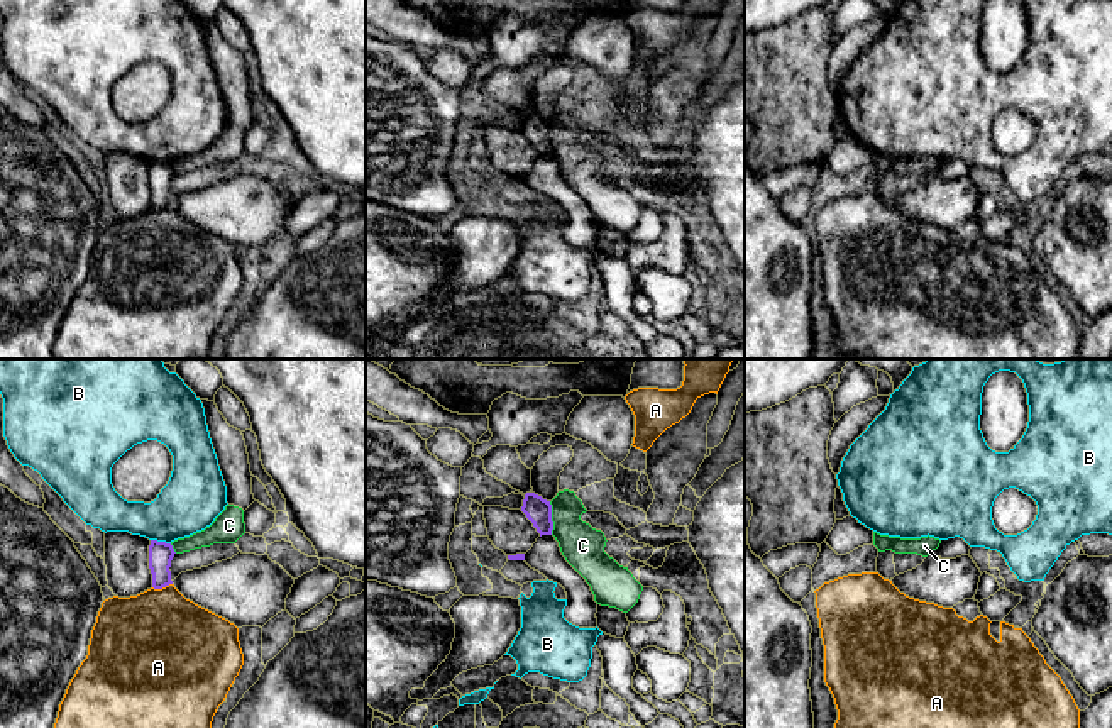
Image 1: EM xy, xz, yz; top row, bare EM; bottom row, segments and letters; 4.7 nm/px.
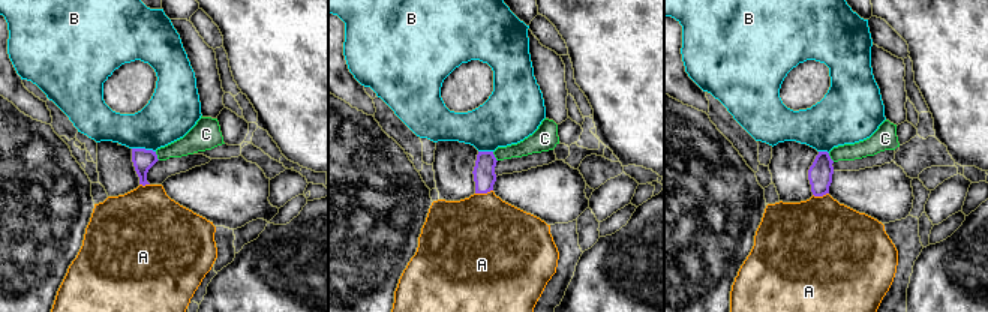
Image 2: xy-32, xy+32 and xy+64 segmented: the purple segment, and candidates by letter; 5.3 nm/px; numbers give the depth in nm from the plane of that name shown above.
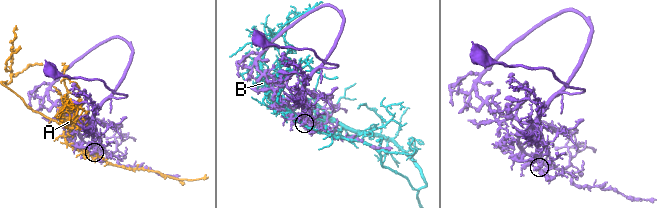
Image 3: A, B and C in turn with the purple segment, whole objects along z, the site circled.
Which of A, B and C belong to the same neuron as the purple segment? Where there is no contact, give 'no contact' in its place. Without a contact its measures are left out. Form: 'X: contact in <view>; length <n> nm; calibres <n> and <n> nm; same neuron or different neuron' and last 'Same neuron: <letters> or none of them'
A: contact in xy; length 100 nm; calibres 120 and 480 nm; different neuron
B: contact in xy; length 100 nm; calibres 120 and 280 nm; different neuron
C: contact in xz; length 160 nm; calibres 120 and 200 nm; different neuron
Same neuron: none of them

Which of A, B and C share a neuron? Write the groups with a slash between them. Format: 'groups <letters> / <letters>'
groups A / B / C

